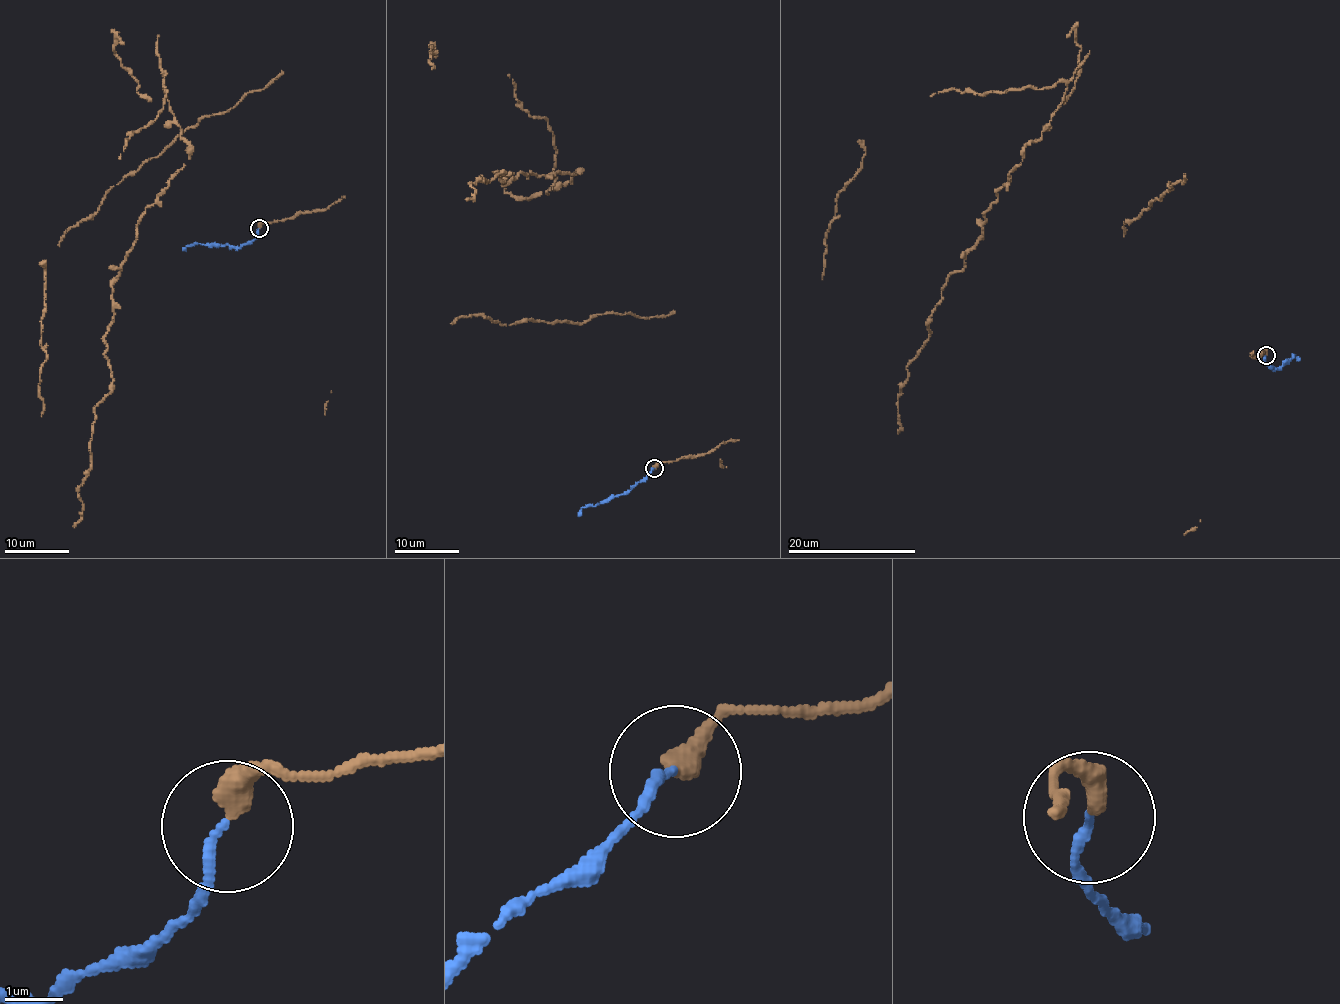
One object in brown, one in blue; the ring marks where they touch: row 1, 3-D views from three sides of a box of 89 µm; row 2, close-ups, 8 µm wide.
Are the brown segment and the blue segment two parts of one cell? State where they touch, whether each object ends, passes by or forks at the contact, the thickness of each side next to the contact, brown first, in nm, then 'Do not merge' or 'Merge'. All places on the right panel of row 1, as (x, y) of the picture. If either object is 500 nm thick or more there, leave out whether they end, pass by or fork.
Place: (1266, 355). At the ring brown ends. At the ring blue ends. Thickness 400 nm (brown) against 130 nm. Merge

